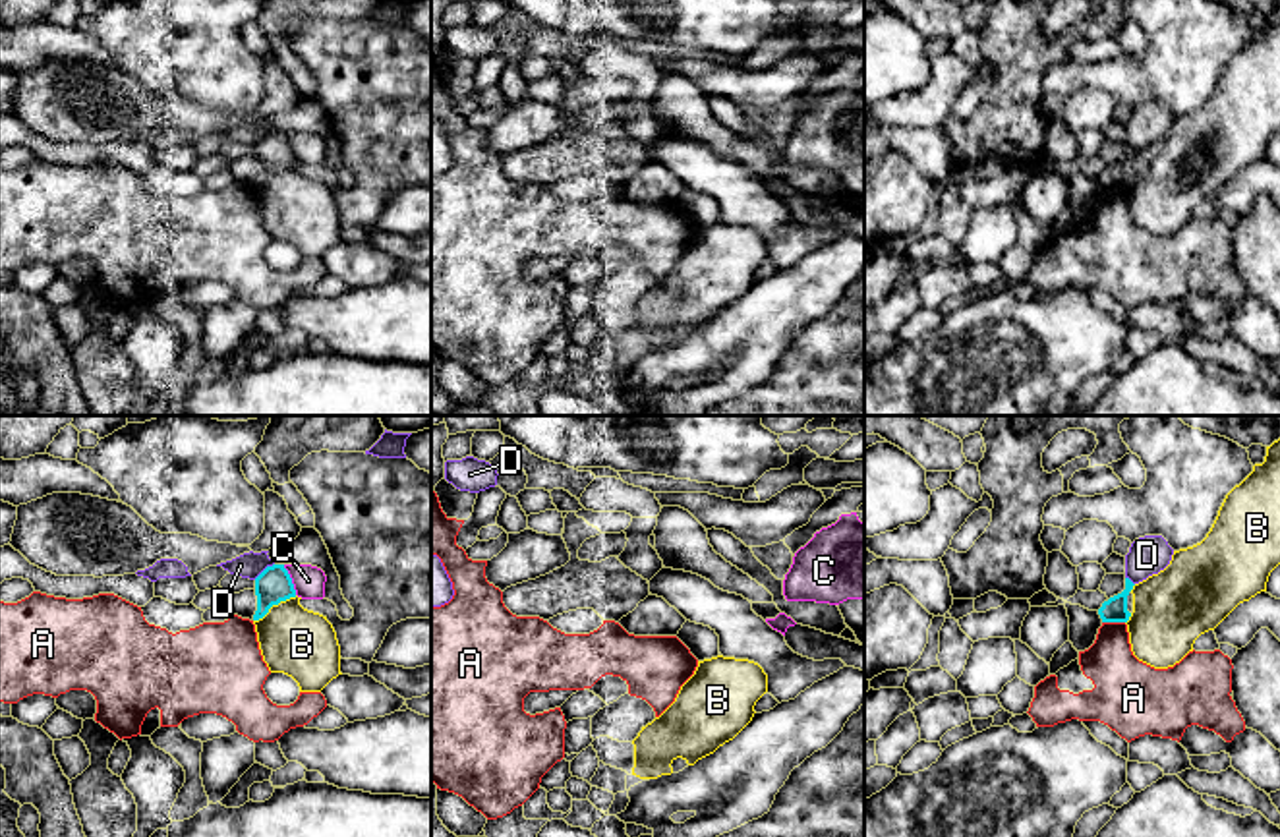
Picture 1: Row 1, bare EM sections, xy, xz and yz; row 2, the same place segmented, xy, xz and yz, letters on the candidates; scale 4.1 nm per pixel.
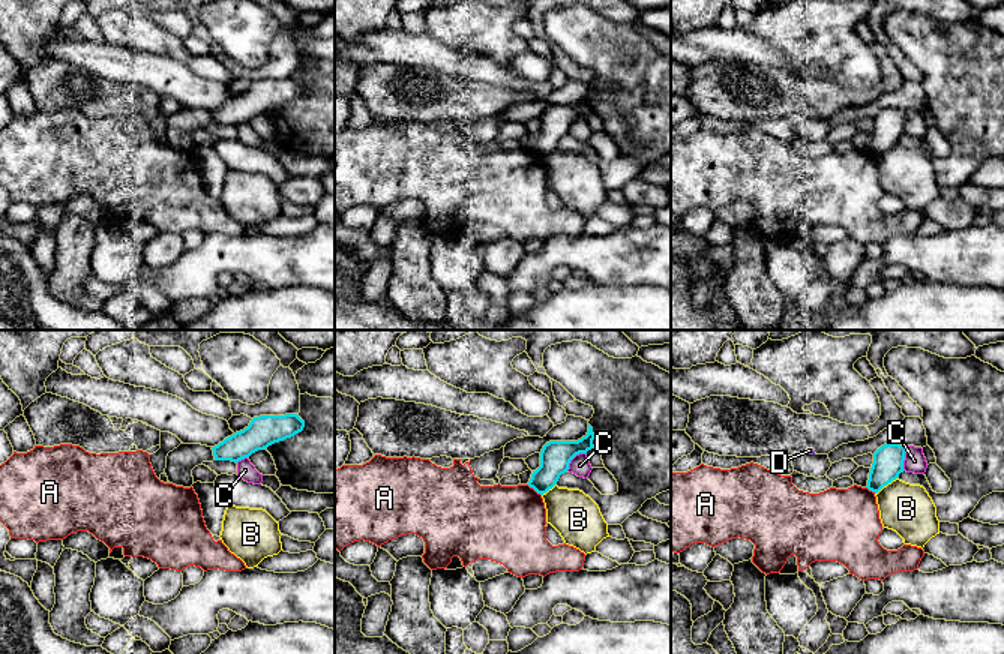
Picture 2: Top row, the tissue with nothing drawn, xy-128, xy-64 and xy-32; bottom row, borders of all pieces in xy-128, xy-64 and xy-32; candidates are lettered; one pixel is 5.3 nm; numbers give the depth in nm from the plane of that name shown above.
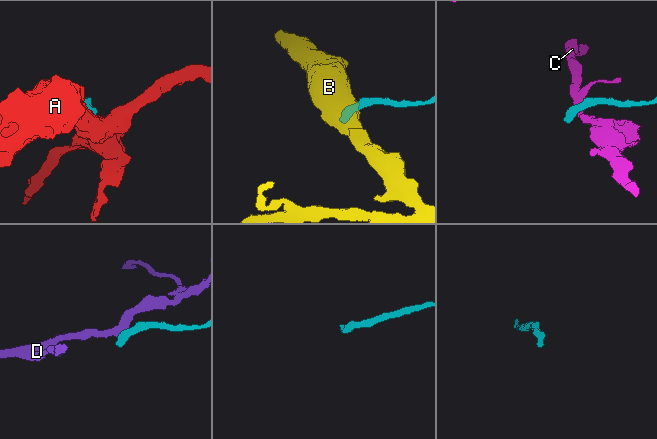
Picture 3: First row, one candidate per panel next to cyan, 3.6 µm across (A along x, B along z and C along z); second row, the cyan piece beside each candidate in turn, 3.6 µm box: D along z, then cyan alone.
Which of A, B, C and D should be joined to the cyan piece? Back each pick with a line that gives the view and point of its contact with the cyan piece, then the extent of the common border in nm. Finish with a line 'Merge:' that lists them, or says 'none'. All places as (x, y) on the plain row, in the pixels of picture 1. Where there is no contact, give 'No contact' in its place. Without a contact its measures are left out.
Merge: none

